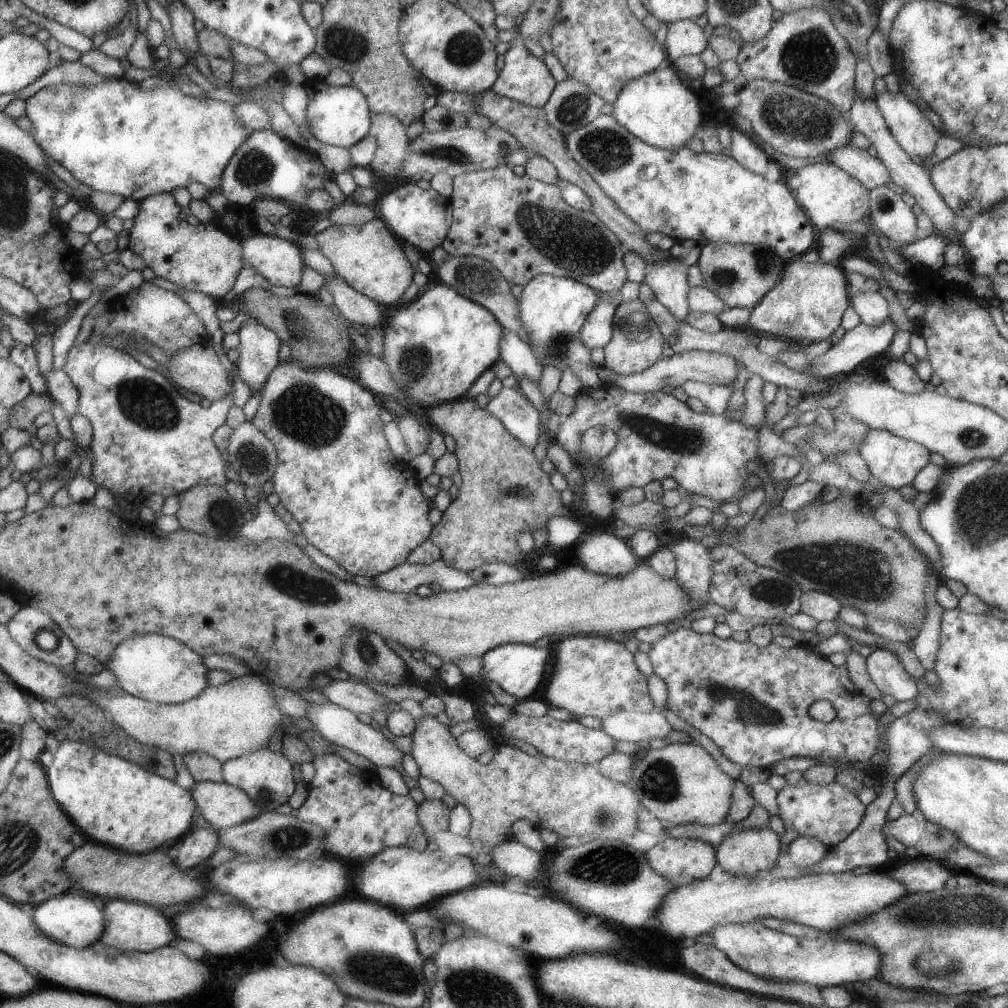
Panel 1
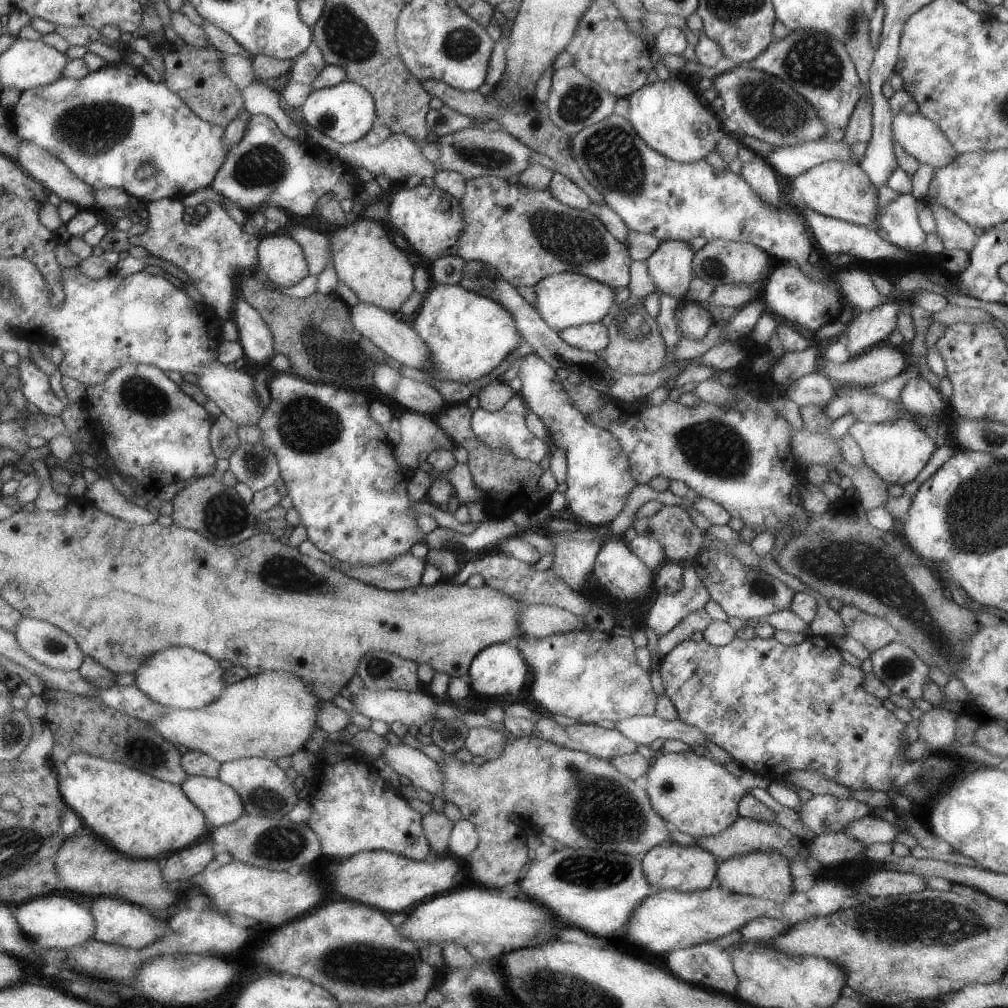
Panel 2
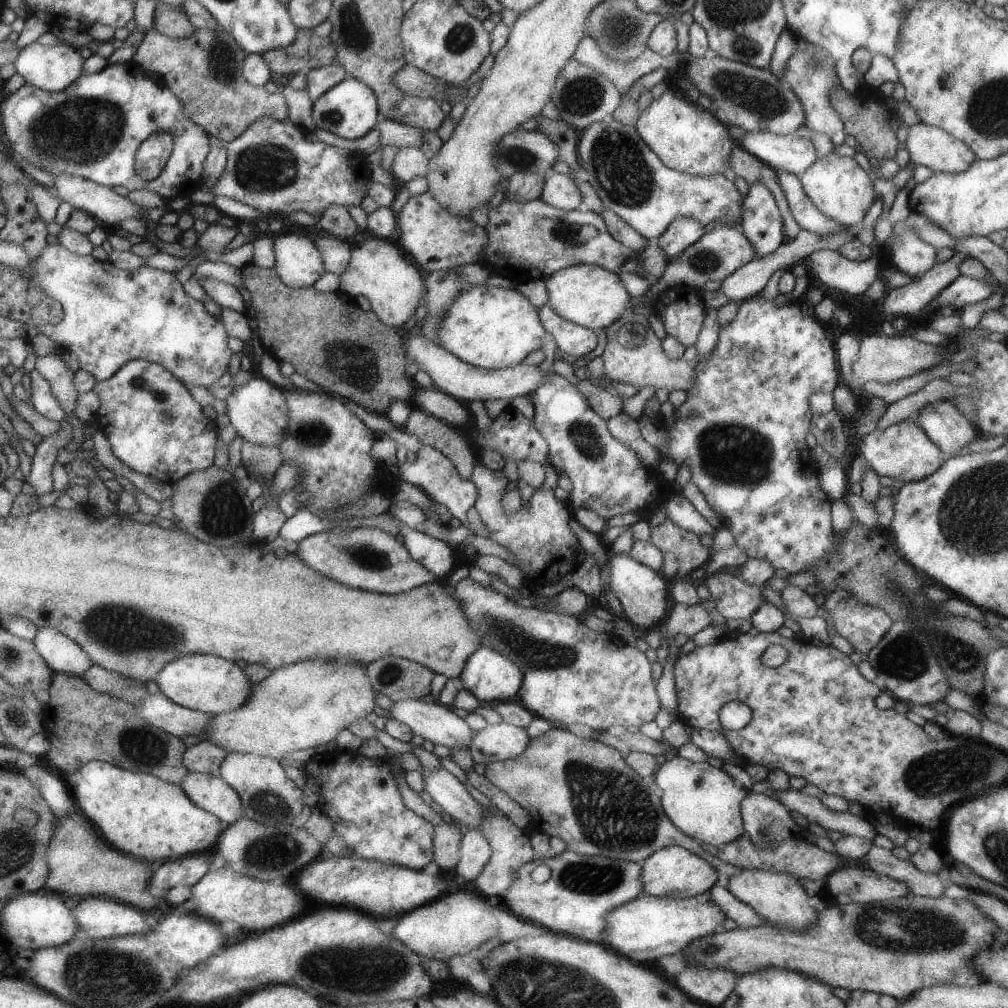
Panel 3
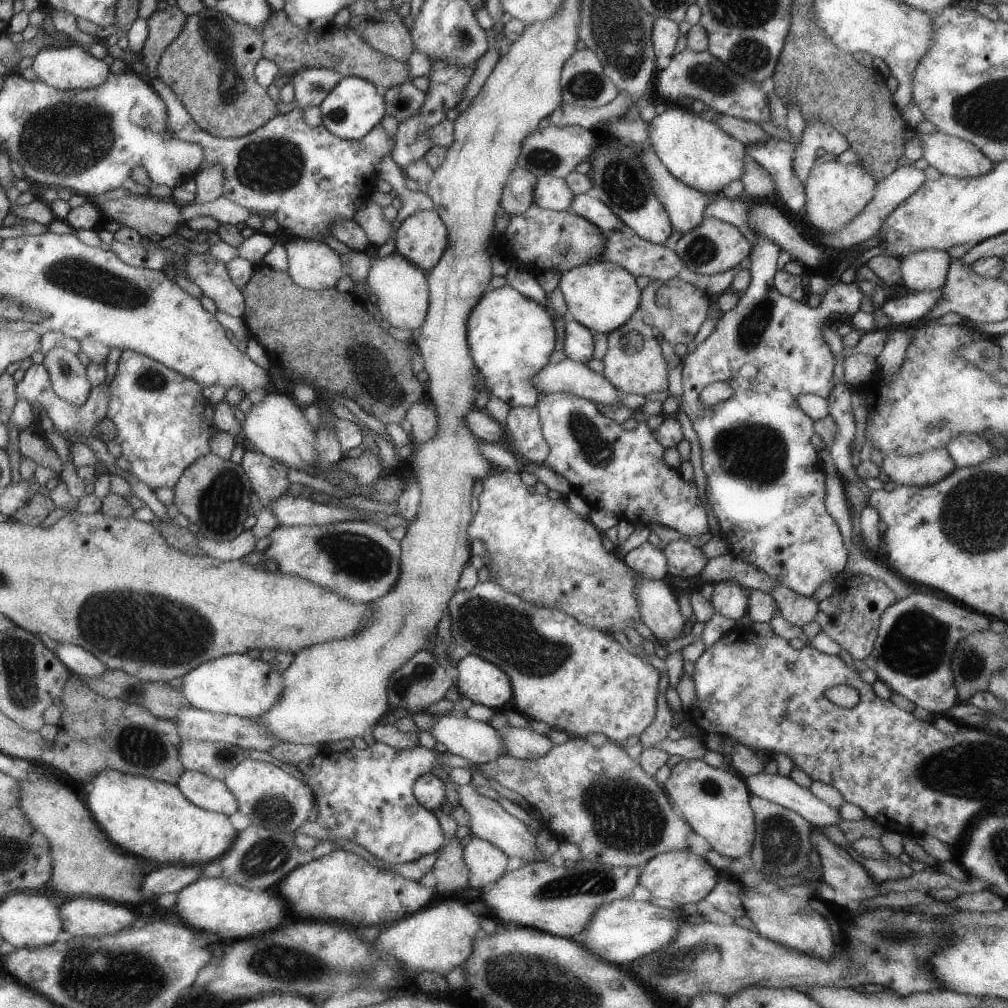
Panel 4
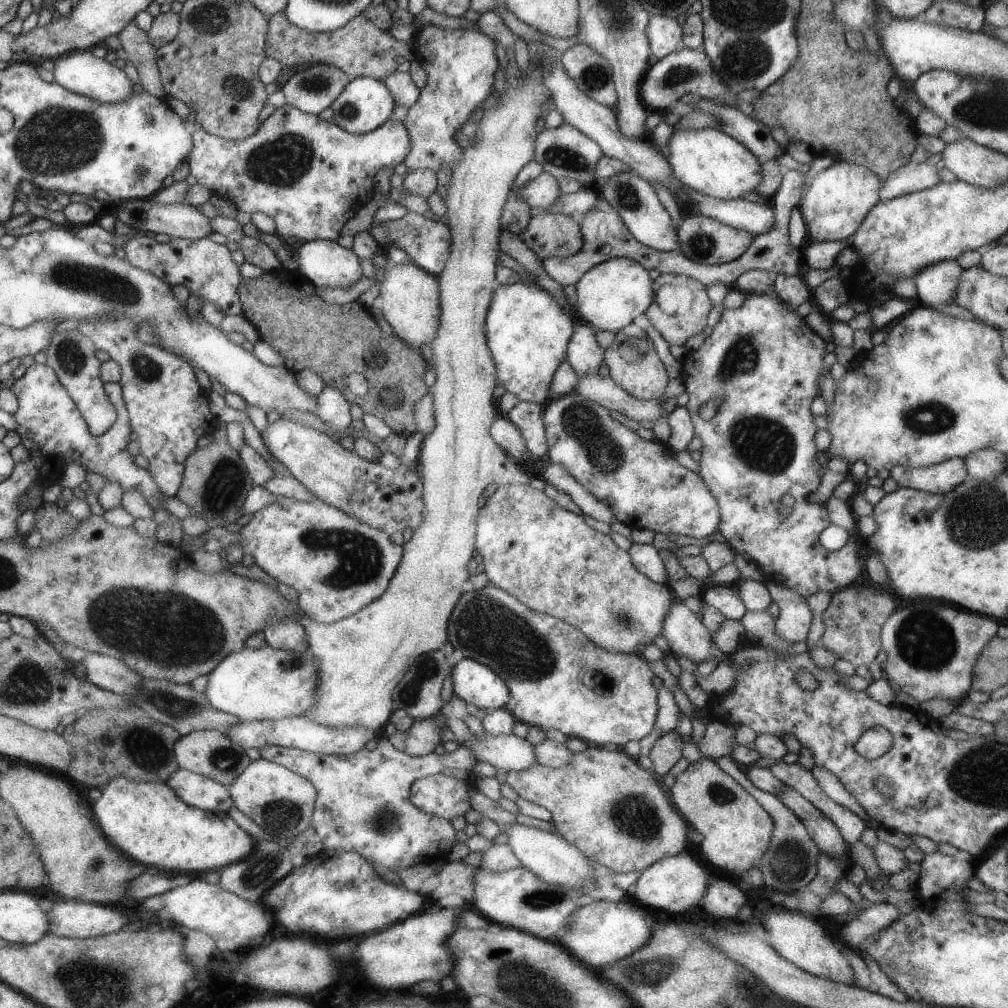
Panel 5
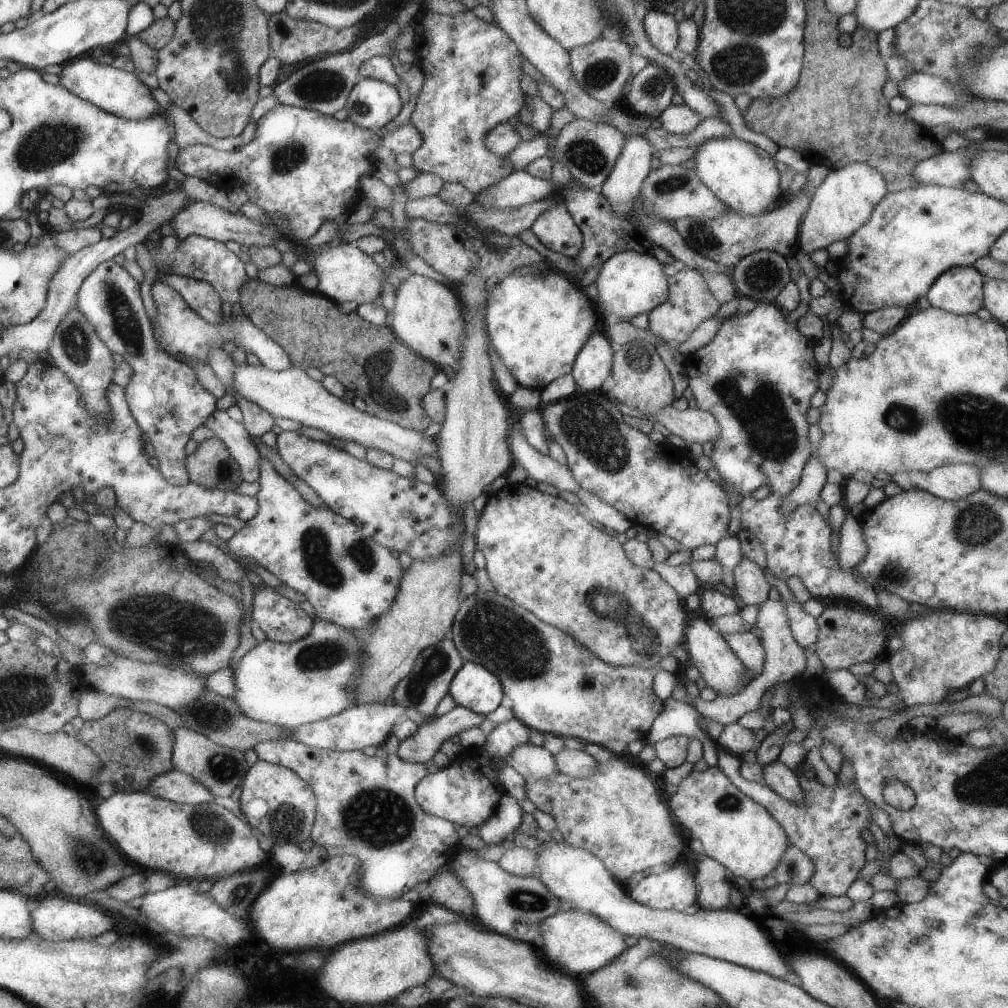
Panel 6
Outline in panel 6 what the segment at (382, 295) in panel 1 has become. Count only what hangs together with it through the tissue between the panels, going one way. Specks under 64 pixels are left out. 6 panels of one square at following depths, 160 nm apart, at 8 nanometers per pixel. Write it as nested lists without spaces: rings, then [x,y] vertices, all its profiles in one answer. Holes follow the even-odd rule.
[[[413,273],[395,289],[389,327],[415,354],[438,368],[449,366],[455,369],[460,360],[460,342],[464,337],[461,308],[460,300],[452,288]]]

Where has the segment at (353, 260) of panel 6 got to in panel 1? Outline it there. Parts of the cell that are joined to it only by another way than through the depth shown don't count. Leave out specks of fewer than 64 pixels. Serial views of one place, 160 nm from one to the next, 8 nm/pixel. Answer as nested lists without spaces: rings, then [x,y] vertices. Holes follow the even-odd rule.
[[[258,232],[241,238],[240,253],[244,264],[252,266],[269,284],[285,288],[300,284],[304,263],[297,243]]]

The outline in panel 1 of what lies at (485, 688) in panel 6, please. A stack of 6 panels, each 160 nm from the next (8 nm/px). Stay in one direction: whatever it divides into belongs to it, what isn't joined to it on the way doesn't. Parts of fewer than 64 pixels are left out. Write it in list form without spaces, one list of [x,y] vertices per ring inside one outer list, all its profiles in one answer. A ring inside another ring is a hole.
[[[503,643],[484,652],[480,659],[480,675],[483,679],[487,678],[495,682],[501,690],[515,696],[516,700],[520,701],[529,698],[539,688],[539,684],[542,684],[543,670],[549,662],[549,649],[521,643]]]

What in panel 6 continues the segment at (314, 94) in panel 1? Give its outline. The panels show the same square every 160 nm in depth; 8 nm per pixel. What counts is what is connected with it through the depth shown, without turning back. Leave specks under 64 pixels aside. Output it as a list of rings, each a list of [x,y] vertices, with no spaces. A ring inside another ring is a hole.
[[[363,78],[351,87],[347,102],[347,119],[360,129],[375,131],[399,114],[402,108],[397,89],[386,82]]]

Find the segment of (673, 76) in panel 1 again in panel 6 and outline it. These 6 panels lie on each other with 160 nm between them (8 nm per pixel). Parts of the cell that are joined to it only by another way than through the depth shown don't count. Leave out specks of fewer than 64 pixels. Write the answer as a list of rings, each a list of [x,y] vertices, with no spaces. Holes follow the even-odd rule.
[[[731,137],[726,139],[707,139],[705,142],[695,146],[698,147],[695,160],[695,168],[699,180],[722,202],[729,211],[741,213],[742,215],[761,215],[766,213],[768,207],[779,203],[783,199],[780,189],[780,174],[775,168],[776,162],[767,152],[759,147]]]

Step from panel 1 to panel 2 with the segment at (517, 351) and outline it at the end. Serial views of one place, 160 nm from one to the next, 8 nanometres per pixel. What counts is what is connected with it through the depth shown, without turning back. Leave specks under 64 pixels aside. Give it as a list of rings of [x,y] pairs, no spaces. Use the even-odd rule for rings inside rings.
[[[535,354],[525,355],[519,362],[517,377],[521,387],[518,394],[527,408],[539,417],[549,438],[549,446],[561,448],[565,454],[567,489],[564,498],[567,509],[585,527],[606,527],[621,512],[628,492],[637,484],[630,473],[627,455],[608,430],[590,423],[584,412],[571,406],[571,399],[554,368]]]

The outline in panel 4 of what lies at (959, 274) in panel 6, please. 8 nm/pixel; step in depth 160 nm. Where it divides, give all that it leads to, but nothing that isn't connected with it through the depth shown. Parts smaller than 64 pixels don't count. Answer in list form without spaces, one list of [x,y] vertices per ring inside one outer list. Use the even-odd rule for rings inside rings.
[[[925,249],[899,259],[902,281],[915,292],[937,291],[944,285],[950,265],[947,251]]]

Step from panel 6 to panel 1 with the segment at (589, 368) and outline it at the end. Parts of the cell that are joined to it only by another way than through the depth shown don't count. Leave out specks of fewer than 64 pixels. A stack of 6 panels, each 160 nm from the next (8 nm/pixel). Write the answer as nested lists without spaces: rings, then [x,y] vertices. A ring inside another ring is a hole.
[[[598,298],[579,331],[579,340],[585,348],[603,348],[613,332],[612,316],[615,304]]]

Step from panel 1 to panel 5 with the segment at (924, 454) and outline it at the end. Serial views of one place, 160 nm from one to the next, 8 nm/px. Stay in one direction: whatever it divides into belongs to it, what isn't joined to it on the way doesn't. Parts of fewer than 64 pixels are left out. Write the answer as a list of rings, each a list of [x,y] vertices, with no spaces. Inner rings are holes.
[[[958,458],[947,459],[928,467],[904,467],[893,465],[889,476],[898,487],[917,489],[931,494],[945,494],[967,477],[965,463]]]

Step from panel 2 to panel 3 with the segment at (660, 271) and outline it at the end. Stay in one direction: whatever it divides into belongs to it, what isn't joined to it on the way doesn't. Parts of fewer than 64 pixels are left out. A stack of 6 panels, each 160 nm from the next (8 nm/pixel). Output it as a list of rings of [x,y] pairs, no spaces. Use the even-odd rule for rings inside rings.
[[[673,217],[666,231],[658,236],[658,245],[663,249],[664,256],[669,262],[678,257],[678,254],[692,242],[699,240],[703,233],[703,225],[694,218]]]

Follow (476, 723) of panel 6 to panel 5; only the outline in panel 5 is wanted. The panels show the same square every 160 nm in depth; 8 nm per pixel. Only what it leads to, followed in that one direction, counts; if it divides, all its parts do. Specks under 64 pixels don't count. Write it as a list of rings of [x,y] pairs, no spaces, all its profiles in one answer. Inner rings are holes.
[[[437,714],[431,718],[417,719],[407,731],[397,731],[386,736],[387,740],[399,752],[409,756],[423,756],[434,752],[434,748],[443,744],[439,732],[445,728],[445,718]]]

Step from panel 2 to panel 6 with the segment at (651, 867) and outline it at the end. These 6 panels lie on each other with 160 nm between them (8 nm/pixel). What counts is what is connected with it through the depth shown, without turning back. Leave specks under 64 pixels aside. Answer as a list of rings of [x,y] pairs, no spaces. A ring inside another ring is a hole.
[[[677,860],[661,874],[647,874],[627,893],[631,900],[650,909],[683,913],[687,906],[696,902],[697,889],[694,872],[691,873],[687,865]]]

